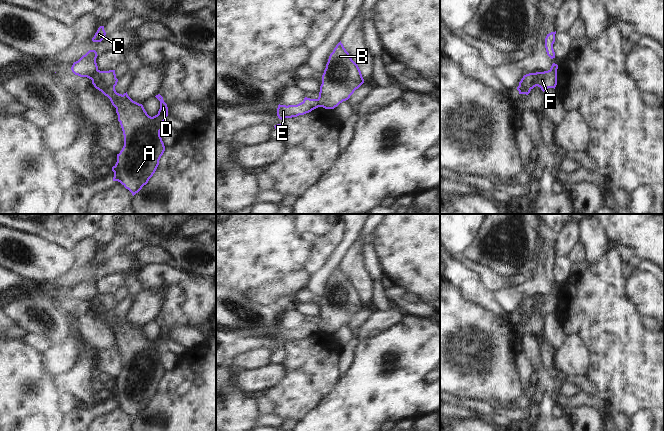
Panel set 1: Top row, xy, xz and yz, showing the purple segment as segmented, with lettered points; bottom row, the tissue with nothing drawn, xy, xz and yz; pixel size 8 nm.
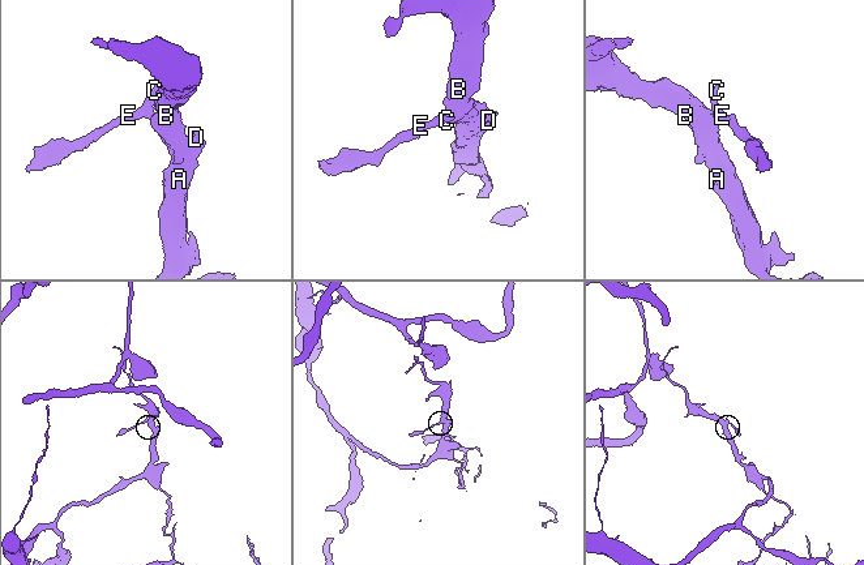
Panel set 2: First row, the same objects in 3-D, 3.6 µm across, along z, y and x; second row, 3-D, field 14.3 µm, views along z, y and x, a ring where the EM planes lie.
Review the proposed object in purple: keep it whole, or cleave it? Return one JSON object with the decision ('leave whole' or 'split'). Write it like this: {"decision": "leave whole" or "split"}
{"decision": "split"}

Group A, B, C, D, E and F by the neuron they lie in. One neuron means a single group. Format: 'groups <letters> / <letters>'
groups A B D F / C E

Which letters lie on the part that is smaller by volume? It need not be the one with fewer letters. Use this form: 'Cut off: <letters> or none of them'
Cut off: C, E

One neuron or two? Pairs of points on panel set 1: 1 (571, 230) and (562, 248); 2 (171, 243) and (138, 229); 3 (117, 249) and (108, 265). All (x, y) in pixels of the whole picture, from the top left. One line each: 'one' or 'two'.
1: one
2: one
3: two

